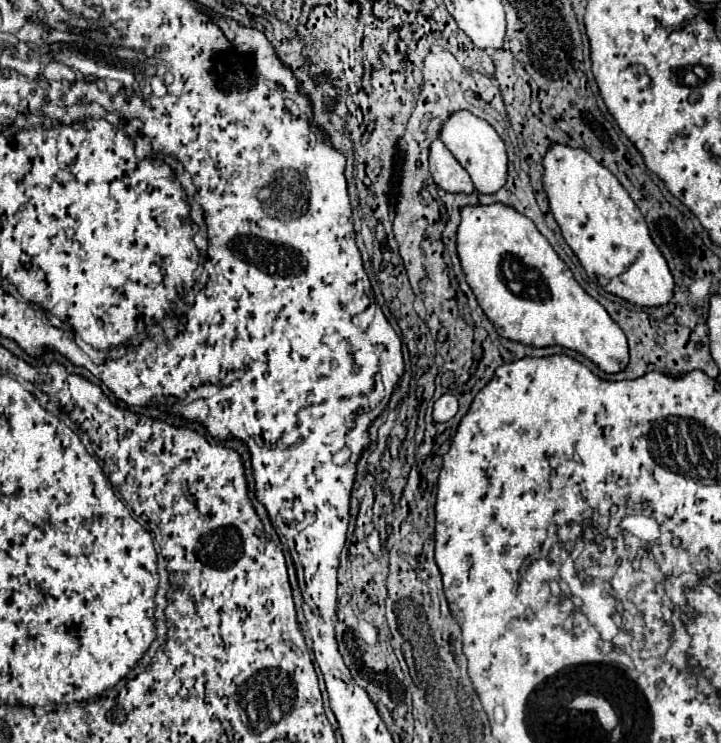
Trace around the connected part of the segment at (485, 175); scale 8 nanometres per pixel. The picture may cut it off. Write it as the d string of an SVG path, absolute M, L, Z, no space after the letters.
M466 110L452 114L452 118L448 118L448 122L444 122L444 126L440 130L440 140L454 154L454 158L462 164L462 168L470 174L474 188L480 194L494 194L508 180L508 158L506 158L504 142L496 134L496 130L482 118L466 112Z

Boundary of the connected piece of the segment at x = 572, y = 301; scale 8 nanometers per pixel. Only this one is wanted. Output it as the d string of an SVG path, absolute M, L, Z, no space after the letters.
M504 204L462 208L458 254L480 308L500 336L532 348L570 348L592 360L606 374L626 370L628 342L624 332L580 288L568 266L530 218Z

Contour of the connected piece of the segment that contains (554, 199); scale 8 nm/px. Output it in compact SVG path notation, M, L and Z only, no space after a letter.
M554 144L548 154L544 156L544 188L548 194L550 210L562 230L566 244L578 256L582 268L586 270L590 280L596 280L606 292L624 298L630 304L638 304L644 308L664 306L674 296L674 278L668 270L668 264L662 252L654 246L644 216L640 214L638 206L632 202L628 192L622 188L618 178L598 164L586 150L570 148Z

